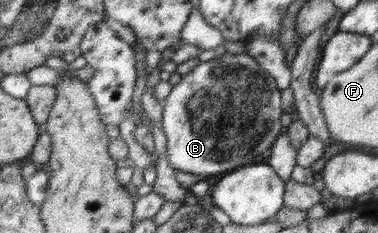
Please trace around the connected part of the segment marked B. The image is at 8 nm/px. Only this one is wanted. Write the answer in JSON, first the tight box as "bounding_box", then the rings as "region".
{"bounding_box":[161,52,285,178],"region":[[[246,52],[244,54],[236,55],[224,53],[224,55],[218,56],[218,58],[213,58],[212,60],[197,64],[190,72],[188,72],[188,74],[181,75],[180,82],[172,87],[168,96],[163,100],[164,105],[161,128],[167,138],[166,154],[168,162],[175,168],[175,170],[200,175],[202,178],[220,172],[233,171],[238,167],[252,165],[255,162],[254,158],[256,158],[258,154],[270,150],[272,143],[278,136],[280,136],[280,133],[285,130],[282,127],[280,120],[280,116],[284,111],[282,103],[280,102],[280,93],[281,90],[277,87],[275,78],[269,72],[266,72],[257,61],[246,54]]]}

